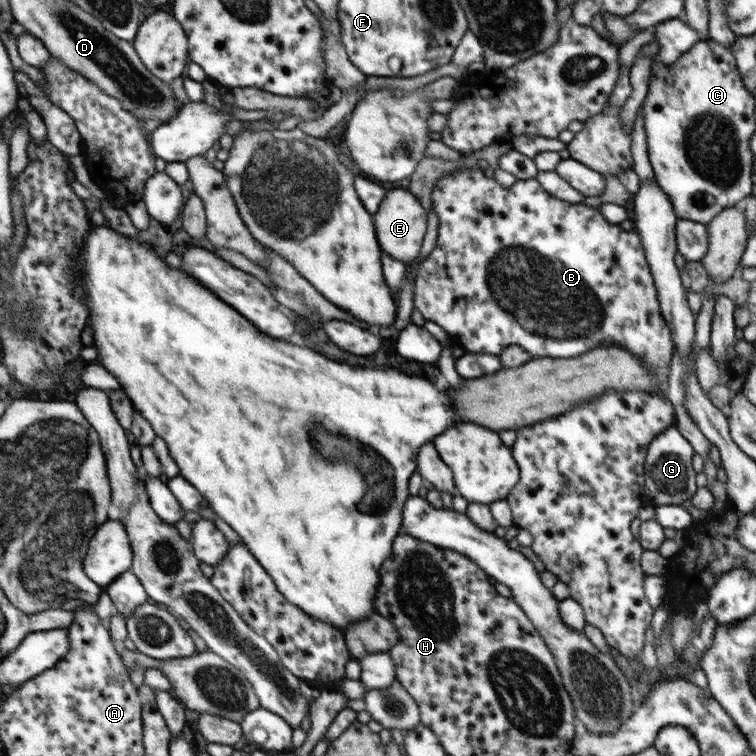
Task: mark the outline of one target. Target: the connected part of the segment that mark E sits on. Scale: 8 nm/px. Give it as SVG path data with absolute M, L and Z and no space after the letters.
M392 189L384 196L373 215L376 238L384 254L404 264L412 264L418 257L427 230L427 214L414 194L408 189Z

